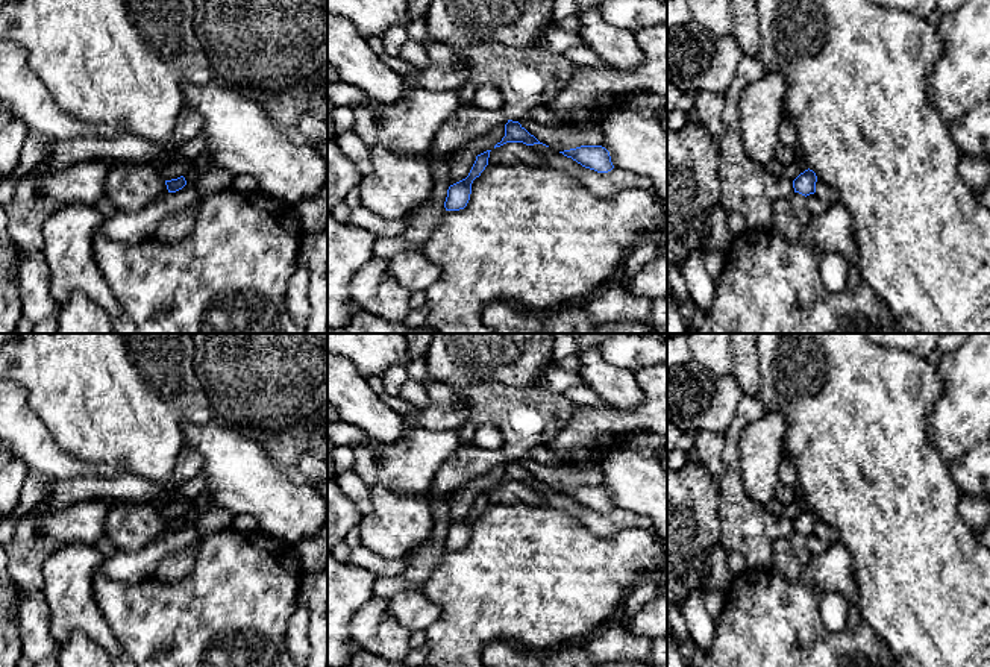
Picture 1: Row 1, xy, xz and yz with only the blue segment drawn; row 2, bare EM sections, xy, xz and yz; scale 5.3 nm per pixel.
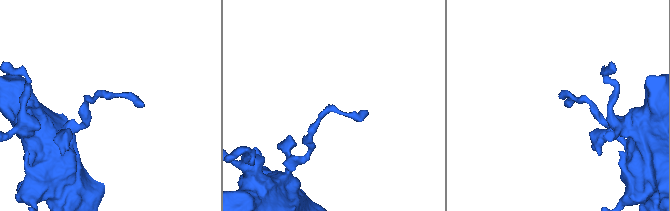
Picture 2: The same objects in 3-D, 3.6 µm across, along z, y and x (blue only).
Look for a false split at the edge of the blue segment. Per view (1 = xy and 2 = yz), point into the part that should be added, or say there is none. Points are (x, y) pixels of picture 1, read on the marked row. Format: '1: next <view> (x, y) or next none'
1: next none
2: next none

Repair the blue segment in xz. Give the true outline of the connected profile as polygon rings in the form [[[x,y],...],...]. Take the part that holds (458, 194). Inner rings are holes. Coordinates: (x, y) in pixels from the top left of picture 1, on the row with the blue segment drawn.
[[[487,150],[478,155],[468,176],[449,186],[447,197],[444,202],[446,211],[459,211],[467,206],[472,194],[472,183],[476,177],[481,176],[481,173],[488,165],[490,152],[491,150]]]

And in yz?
[[[805,170],[793,180],[794,193],[799,193],[802,196],[810,196],[816,193],[816,182],[817,176],[813,170]]]

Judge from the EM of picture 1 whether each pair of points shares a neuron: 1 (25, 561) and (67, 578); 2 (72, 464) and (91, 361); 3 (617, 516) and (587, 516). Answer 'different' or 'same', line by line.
1: different
2: different
3: same

